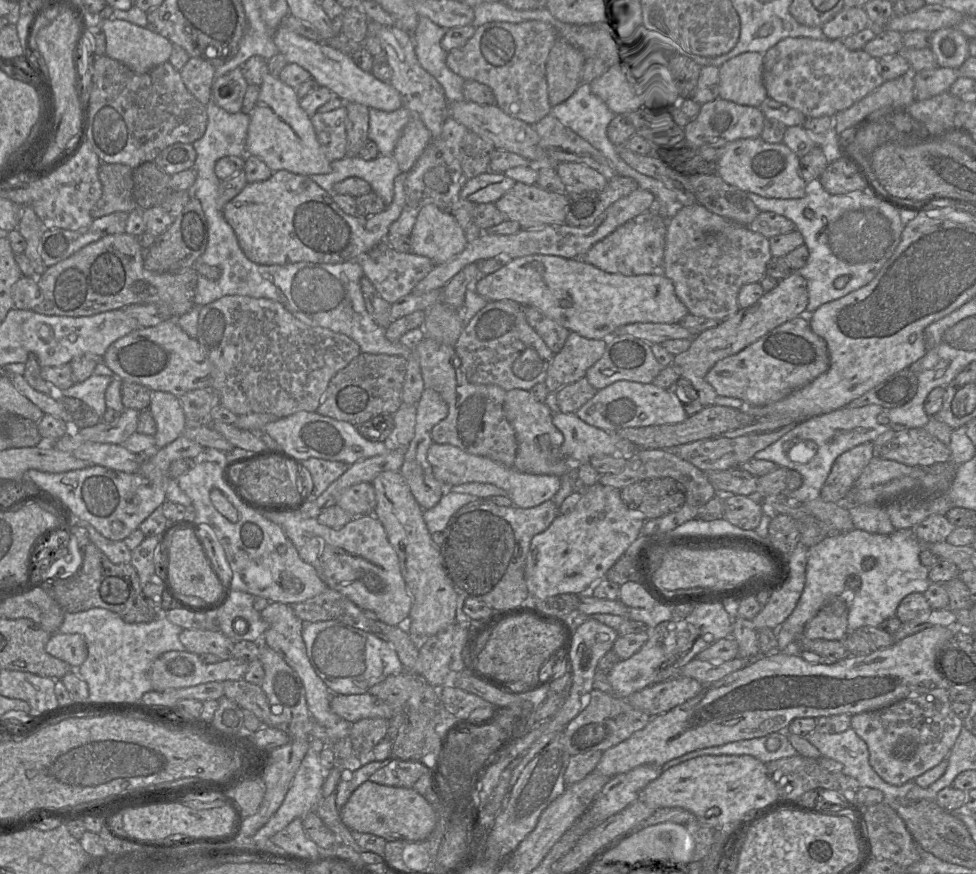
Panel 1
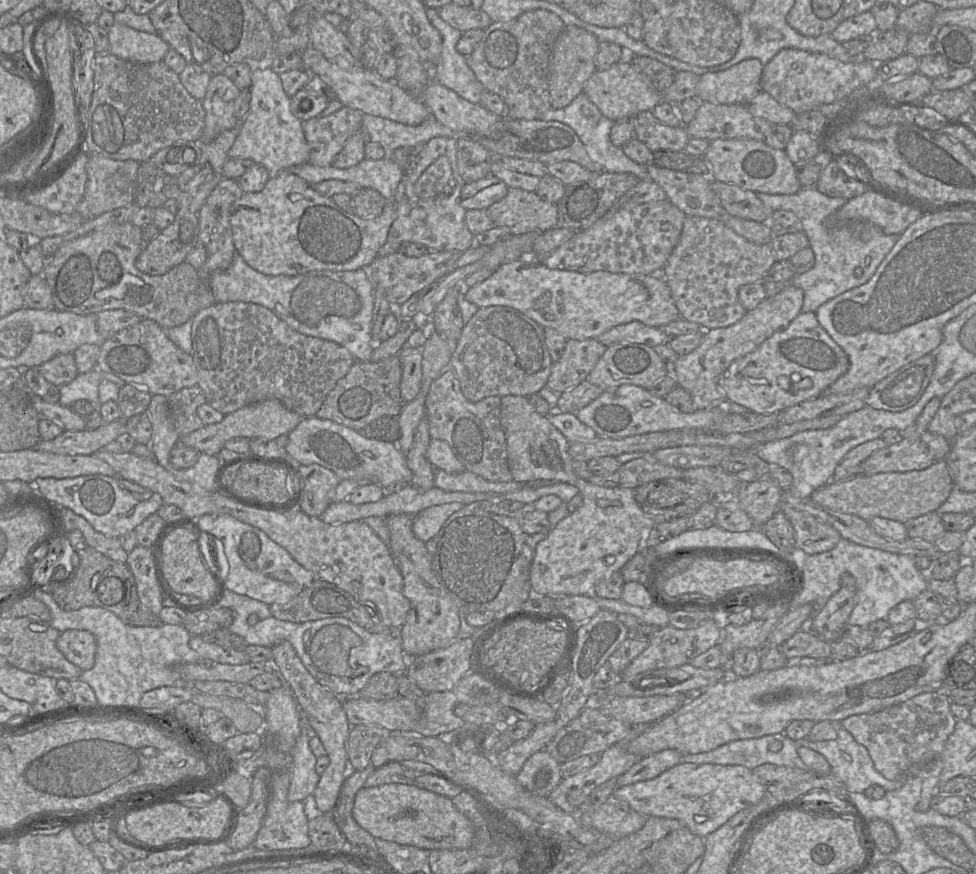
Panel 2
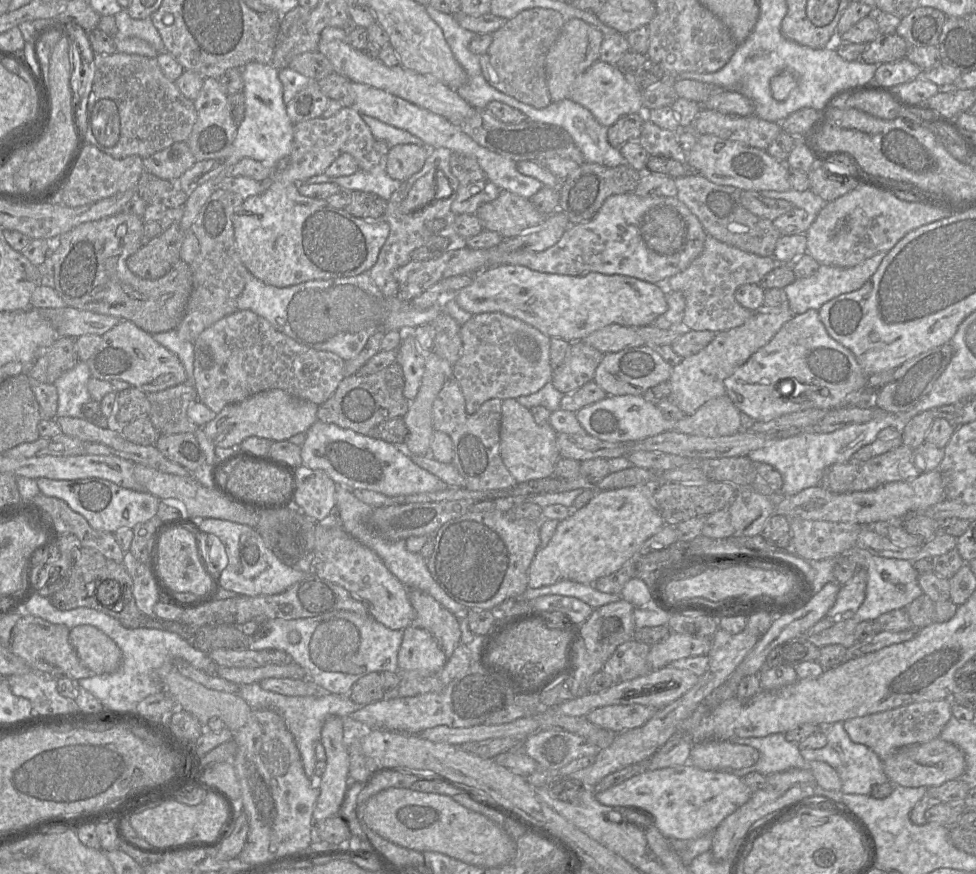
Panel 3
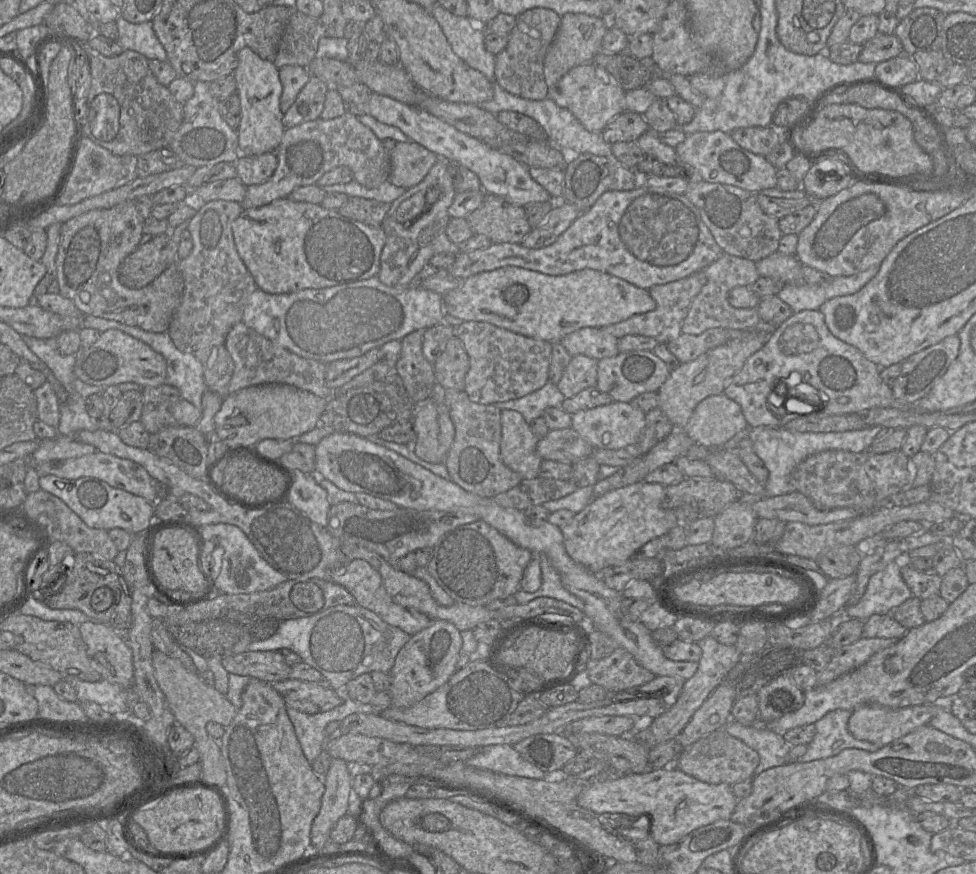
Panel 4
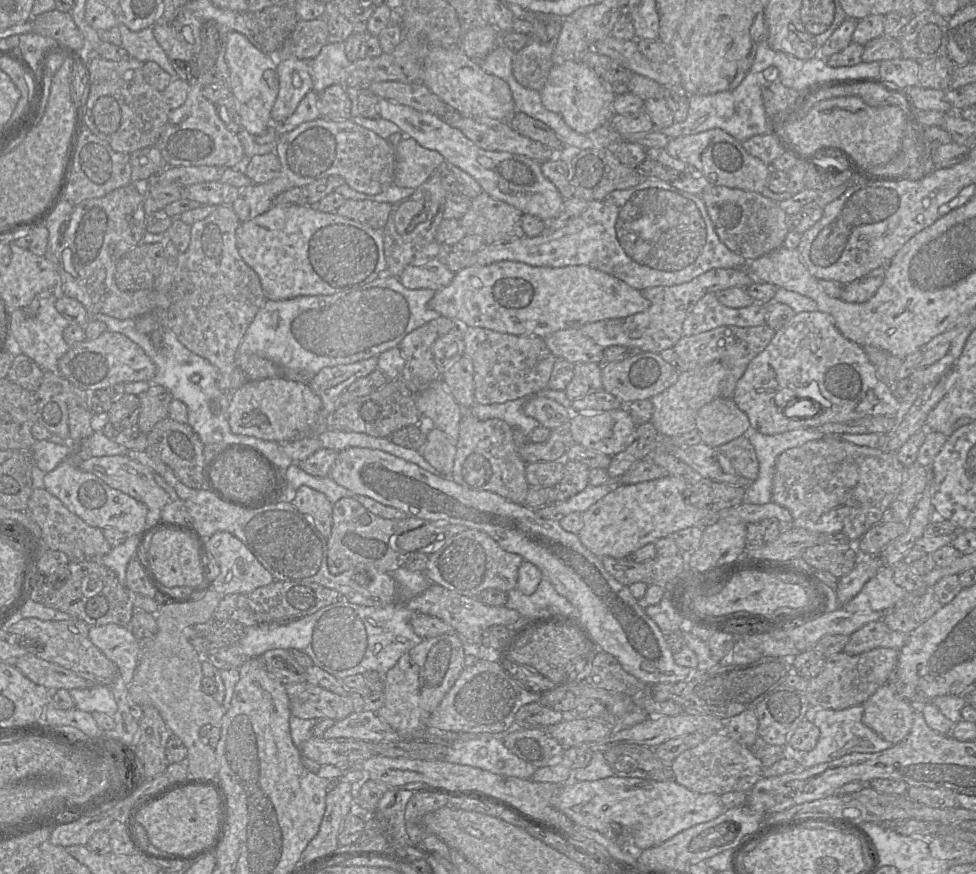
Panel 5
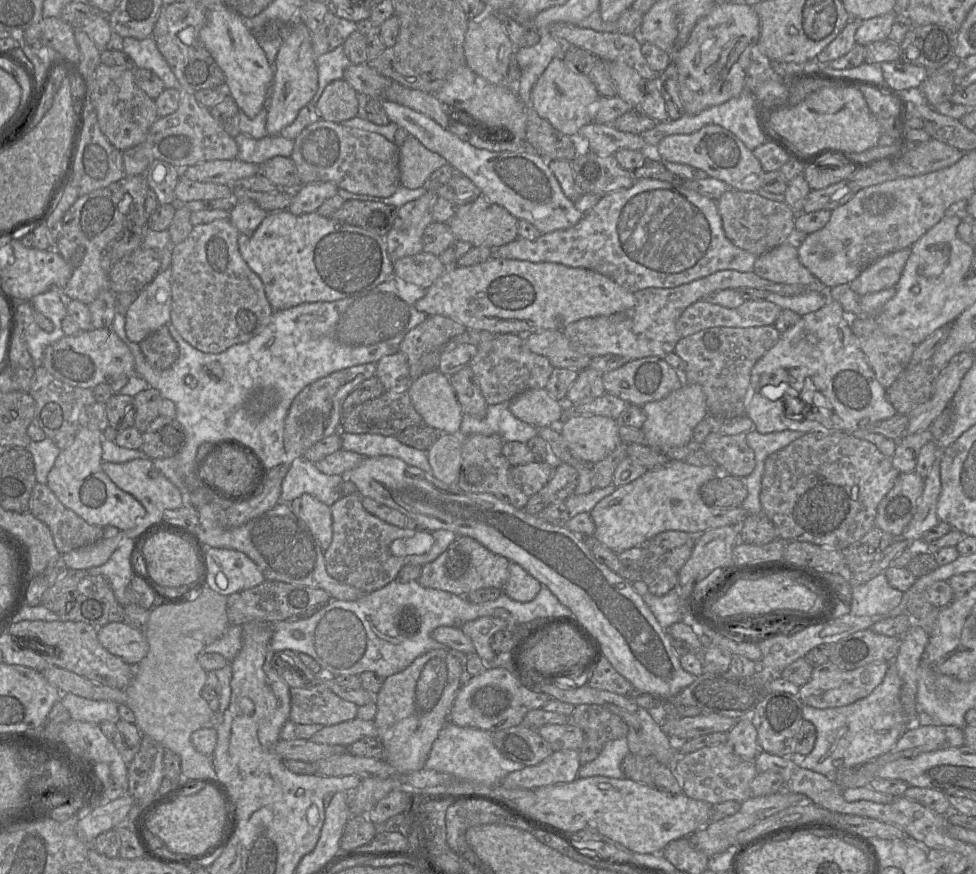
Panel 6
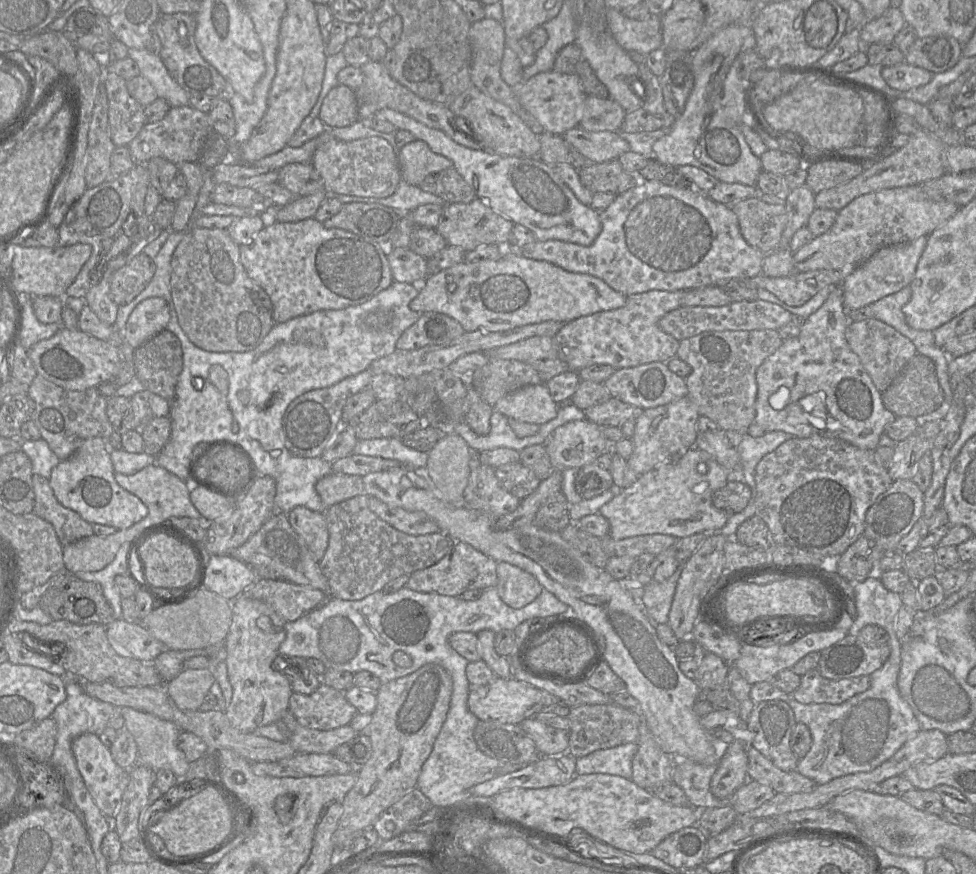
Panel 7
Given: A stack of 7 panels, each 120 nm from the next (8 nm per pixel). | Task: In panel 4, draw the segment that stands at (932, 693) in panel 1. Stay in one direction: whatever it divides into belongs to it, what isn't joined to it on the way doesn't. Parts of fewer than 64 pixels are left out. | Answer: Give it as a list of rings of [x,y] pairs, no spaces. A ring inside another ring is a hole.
[[[865,704],[852,711],[847,727],[856,739],[884,747],[929,724],[940,709],[935,704],[904,708]]]

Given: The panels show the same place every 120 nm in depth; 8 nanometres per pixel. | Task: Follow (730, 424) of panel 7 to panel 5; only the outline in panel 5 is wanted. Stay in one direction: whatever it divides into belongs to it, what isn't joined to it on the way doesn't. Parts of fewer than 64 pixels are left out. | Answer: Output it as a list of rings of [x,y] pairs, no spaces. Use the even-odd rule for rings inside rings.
[[[765,323],[755,327],[724,325],[700,334],[683,336],[672,349],[682,362],[682,371],[691,371],[712,362],[721,362],[725,365],[727,376],[721,383],[720,397],[732,399],[737,382],[748,364],[768,346],[775,332]]]

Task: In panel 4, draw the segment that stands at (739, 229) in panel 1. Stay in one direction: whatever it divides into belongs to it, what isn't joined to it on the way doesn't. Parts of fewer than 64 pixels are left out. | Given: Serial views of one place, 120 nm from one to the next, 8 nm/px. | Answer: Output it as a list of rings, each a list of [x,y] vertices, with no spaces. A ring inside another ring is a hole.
[[[724,253],[704,270],[707,282],[694,298],[682,325],[682,333],[699,335],[711,328],[753,329],[761,323],[757,308],[735,308],[727,301],[727,293],[737,286],[752,285],[759,277],[755,262]]]

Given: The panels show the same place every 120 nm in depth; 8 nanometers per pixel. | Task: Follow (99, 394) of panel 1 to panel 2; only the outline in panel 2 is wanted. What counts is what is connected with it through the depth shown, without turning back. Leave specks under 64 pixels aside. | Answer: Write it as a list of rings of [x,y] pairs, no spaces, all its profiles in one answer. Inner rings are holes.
[[[98,367],[86,373],[78,373],[72,382],[59,386],[58,403],[70,408],[78,400],[87,400],[99,409],[99,384],[102,379],[102,372]]]

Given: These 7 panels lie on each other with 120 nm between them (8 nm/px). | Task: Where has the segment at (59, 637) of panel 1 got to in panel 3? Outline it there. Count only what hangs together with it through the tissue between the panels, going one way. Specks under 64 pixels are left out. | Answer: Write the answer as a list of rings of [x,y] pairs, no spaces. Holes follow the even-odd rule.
[[[94,626],[71,628],[69,641],[80,661],[93,674],[115,672],[122,663],[122,653],[117,644]]]

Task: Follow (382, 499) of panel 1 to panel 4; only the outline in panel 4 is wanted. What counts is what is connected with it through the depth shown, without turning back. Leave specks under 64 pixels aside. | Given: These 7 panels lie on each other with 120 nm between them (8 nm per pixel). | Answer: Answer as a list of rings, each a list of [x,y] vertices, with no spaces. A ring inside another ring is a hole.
[[[432,620],[431,624],[412,635],[396,656],[394,666],[389,674],[392,684],[389,688],[392,697],[391,706],[394,708],[410,707],[428,694],[444,685],[458,670],[457,663],[462,648],[461,632],[450,622],[444,620]]]

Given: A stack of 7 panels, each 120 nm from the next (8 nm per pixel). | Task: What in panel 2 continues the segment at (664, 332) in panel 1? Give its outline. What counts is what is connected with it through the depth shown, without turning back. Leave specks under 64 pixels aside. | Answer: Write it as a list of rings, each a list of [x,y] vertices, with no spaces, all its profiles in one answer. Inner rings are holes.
[[[631,321],[612,327],[596,339],[606,347],[620,342],[630,342],[653,348],[668,343],[670,338],[659,328],[647,326],[639,321]]]

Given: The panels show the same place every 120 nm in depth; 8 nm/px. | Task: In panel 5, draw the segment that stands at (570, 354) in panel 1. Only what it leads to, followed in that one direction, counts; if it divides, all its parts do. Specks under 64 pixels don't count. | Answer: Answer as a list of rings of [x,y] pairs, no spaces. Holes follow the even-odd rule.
[[[576,363],[573,378],[564,389],[566,397],[573,401],[602,389],[600,363]]]

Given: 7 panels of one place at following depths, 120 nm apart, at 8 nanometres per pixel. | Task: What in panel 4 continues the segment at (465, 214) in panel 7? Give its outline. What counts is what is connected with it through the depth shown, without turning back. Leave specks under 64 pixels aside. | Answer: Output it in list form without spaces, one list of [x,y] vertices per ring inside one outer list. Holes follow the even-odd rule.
[[[486,194],[482,204],[466,217],[474,234],[483,234],[492,243],[521,243],[531,231],[524,206],[511,203],[507,199]]]

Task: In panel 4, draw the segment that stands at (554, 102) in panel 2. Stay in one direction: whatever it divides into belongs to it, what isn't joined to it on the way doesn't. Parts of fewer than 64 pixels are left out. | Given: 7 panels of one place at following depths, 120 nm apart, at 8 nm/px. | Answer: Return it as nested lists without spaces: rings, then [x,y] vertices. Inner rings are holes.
[[[567,13],[561,17],[560,27],[549,47],[544,60],[544,78],[549,88],[554,87],[571,69],[592,62],[601,51],[604,35],[609,29],[609,22],[582,13]]]

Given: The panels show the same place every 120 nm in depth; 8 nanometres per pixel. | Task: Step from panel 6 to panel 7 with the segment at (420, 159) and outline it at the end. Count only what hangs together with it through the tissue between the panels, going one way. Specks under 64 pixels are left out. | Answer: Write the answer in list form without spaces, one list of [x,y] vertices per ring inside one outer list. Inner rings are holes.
[[[413,140],[399,149],[402,179],[418,186],[427,176],[453,167],[448,158],[434,153],[422,140]]]

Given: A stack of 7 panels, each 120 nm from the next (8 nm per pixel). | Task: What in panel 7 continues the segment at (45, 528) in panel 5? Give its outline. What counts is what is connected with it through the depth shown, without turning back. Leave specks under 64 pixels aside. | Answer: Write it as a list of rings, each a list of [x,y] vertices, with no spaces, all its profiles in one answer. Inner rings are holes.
[[[34,474],[32,483],[35,494],[32,513],[53,526],[62,546],[93,535],[91,523],[59,503],[49,484],[49,479]]]

